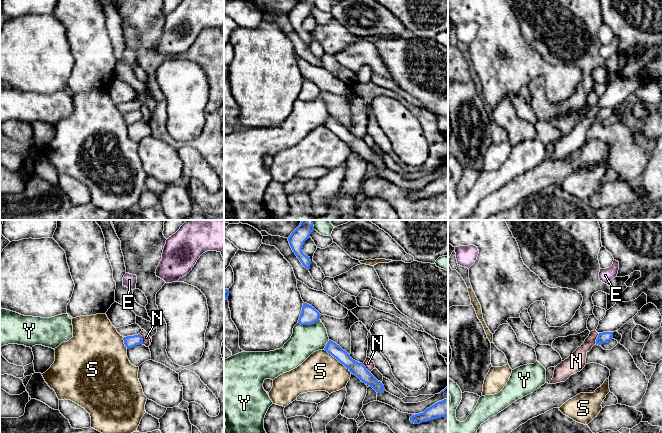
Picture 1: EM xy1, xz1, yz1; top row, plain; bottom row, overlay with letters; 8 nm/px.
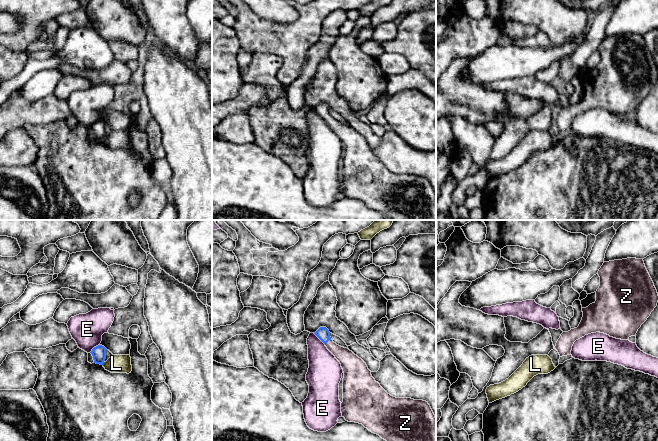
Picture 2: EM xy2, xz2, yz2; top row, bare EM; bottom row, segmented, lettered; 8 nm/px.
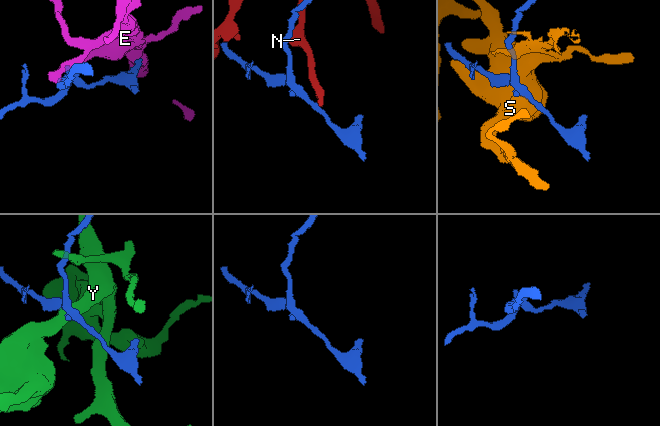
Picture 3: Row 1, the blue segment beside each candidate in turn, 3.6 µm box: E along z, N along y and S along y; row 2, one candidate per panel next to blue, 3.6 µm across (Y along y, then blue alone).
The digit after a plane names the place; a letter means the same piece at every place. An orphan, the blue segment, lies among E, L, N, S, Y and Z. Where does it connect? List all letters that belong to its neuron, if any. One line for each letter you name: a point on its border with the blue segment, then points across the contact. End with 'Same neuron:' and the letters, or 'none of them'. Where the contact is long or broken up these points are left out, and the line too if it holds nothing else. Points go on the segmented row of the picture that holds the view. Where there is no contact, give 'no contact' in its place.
Z: meets blue in xz2 at (327, 341); runs through xz2 (322, 333), (327, 341), (350, 362)
Same neuron: Z

